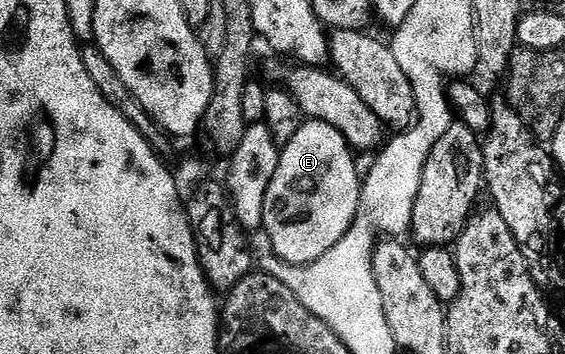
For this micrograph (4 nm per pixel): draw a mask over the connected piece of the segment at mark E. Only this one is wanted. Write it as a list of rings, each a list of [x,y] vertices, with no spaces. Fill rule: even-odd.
[[[311,119],[302,122],[300,129],[291,137],[291,141],[280,148],[278,168],[274,173],[270,187],[267,189],[263,205],[263,234],[269,238],[272,254],[277,255],[284,263],[302,267],[319,261],[331,245],[335,245],[351,229],[357,220],[357,210],[361,204],[362,176],[357,176],[355,158],[348,141],[334,127]]]

